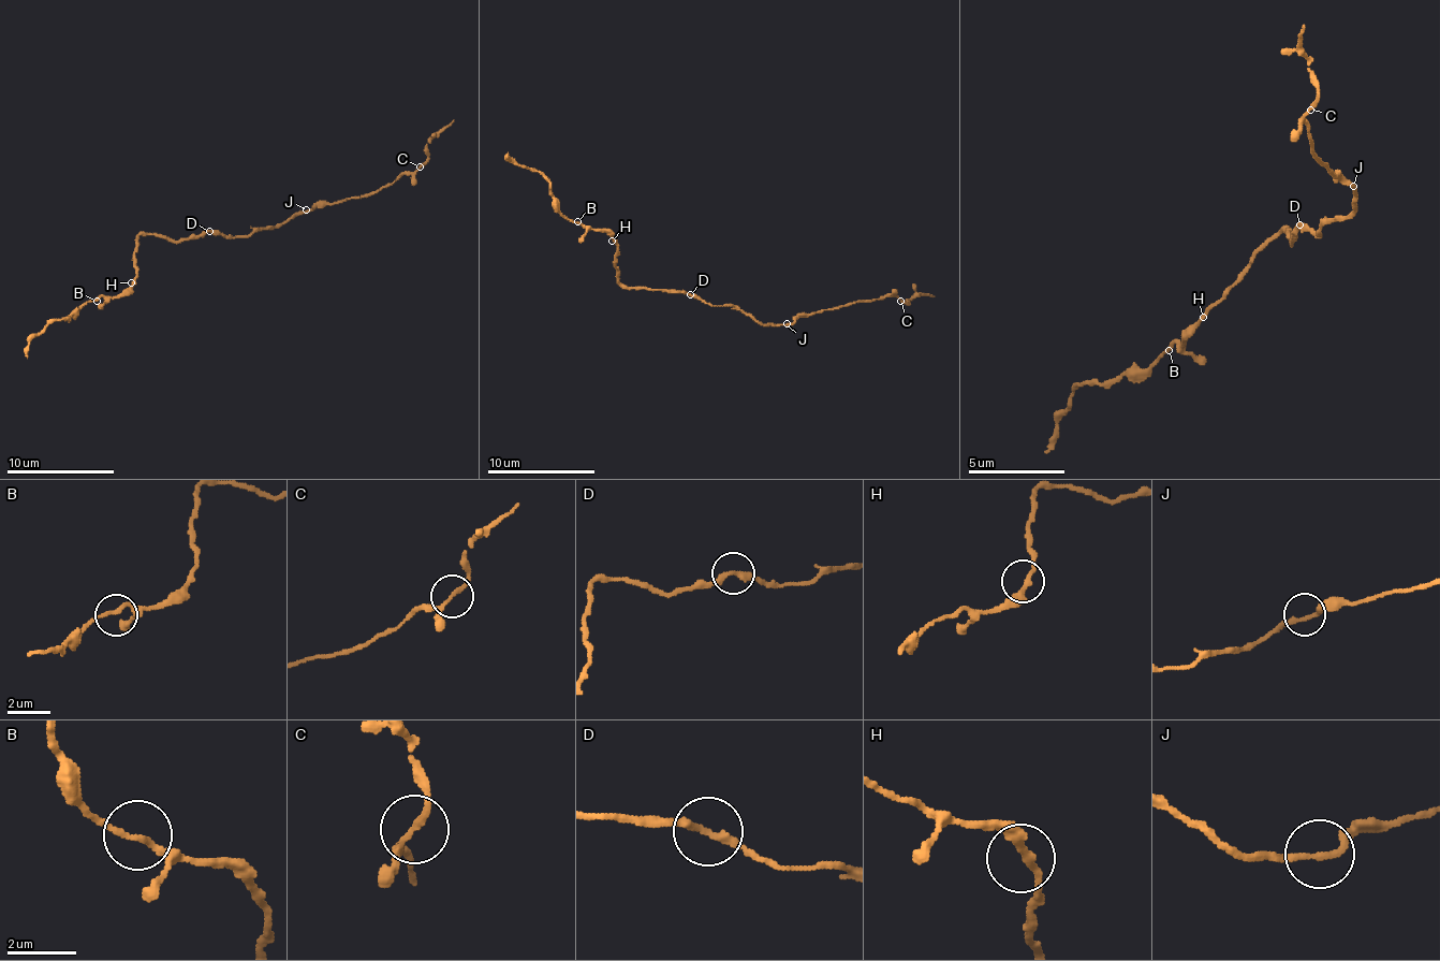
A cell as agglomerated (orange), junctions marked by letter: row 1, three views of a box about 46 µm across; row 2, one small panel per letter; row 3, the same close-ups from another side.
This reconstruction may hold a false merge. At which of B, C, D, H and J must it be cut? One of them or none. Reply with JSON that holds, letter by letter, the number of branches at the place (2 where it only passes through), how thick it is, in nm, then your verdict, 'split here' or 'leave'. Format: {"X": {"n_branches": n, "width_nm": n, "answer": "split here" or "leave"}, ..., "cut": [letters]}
{"B": {"n_branches": 2, "width_nm": 170, "answer": "leave"}, "C": {"n_branches": 2, "width_nm": 170, "answer": "leave"}, "D": {"n_branches": 2, "width_nm": 240, "answer": "leave"}, "H": {"n_branches": 2, "width_nm": 220, "answer": "leave"}, "J": {"n_branches": 2, "width_nm": 200, "answer": "leave"}, "cut": []}

